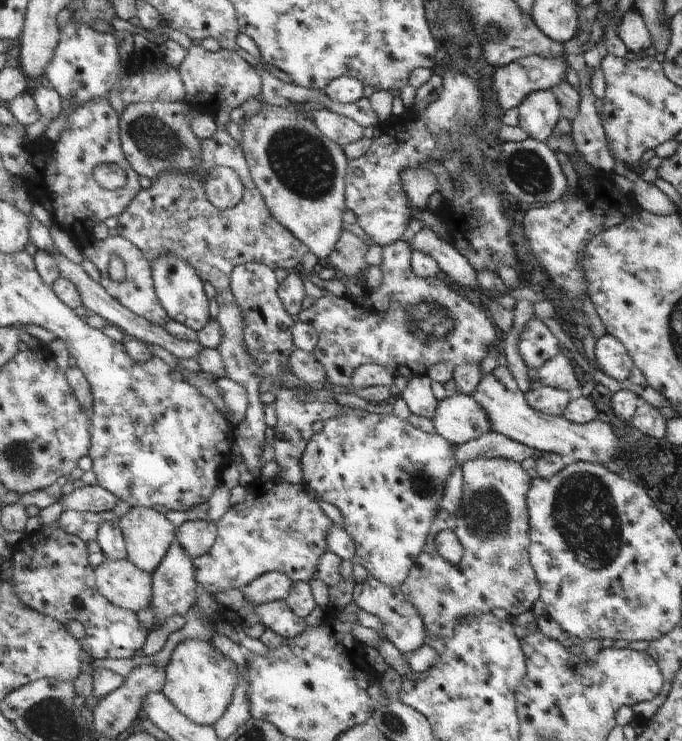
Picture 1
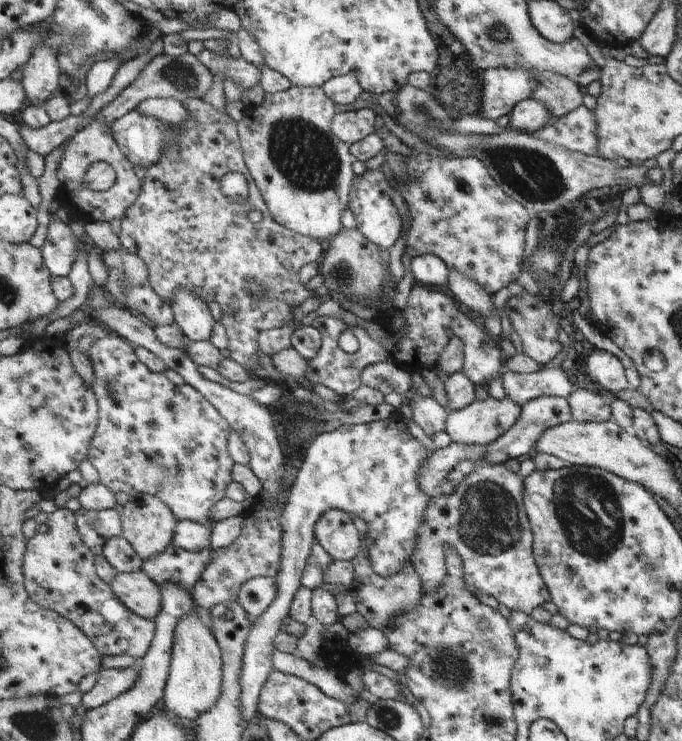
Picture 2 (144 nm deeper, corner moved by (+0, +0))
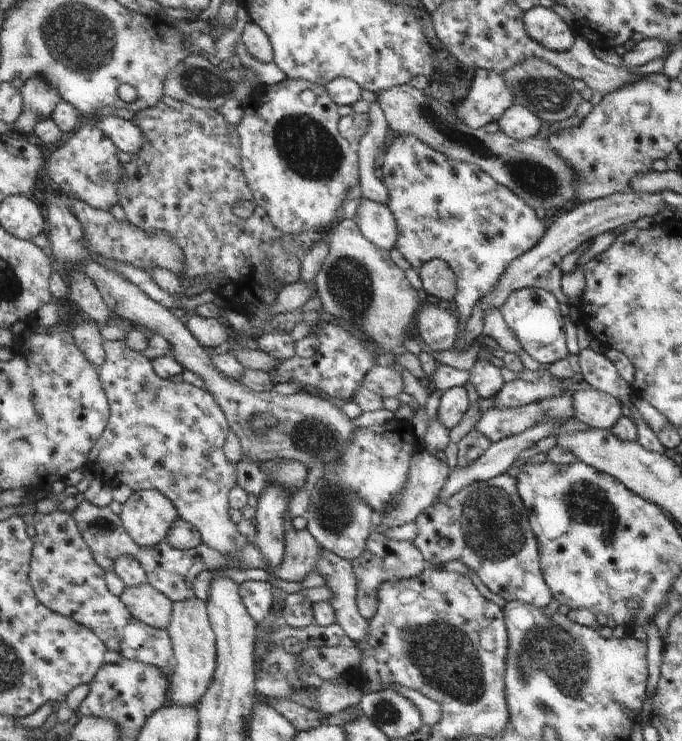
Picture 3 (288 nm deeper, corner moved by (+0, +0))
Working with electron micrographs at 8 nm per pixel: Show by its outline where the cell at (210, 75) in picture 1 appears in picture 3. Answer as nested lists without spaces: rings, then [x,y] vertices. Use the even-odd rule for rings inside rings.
[[[105,116],[97,120],[99,120],[97,128],[101,128],[109,138],[113,138],[121,152],[127,152],[129,156],[137,156],[143,152],[145,132],[141,130],[141,126],[117,116]]]

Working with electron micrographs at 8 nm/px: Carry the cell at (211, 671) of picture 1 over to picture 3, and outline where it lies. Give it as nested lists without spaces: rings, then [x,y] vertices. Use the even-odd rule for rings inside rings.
[[[199,598],[177,602],[173,606],[173,622],[169,626],[169,634],[173,638],[175,662],[177,662],[173,674],[169,676],[169,702],[181,708],[183,706],[195,708],[211,690],[219,666],[217,632],[213,630],[213,622],[209,618],[209,604]]]

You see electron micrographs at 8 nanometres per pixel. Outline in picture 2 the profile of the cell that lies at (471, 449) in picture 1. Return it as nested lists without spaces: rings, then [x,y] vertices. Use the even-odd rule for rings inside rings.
[[[451,442],[447,448],[435,450],[421,468],[421,478],[419,478],[421,488],[431,496],[439,494],[439,486],[445,482],[445,478],[465,460],[473,460],[477,464],[485,460],[485,446]]]

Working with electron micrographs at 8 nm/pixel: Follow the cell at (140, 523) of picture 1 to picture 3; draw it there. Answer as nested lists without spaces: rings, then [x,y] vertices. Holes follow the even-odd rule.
[[[141,490],[123,504],[121,518],[139,546],[155,548],[169,538],[169,530],[181,514],[161,490]]]

